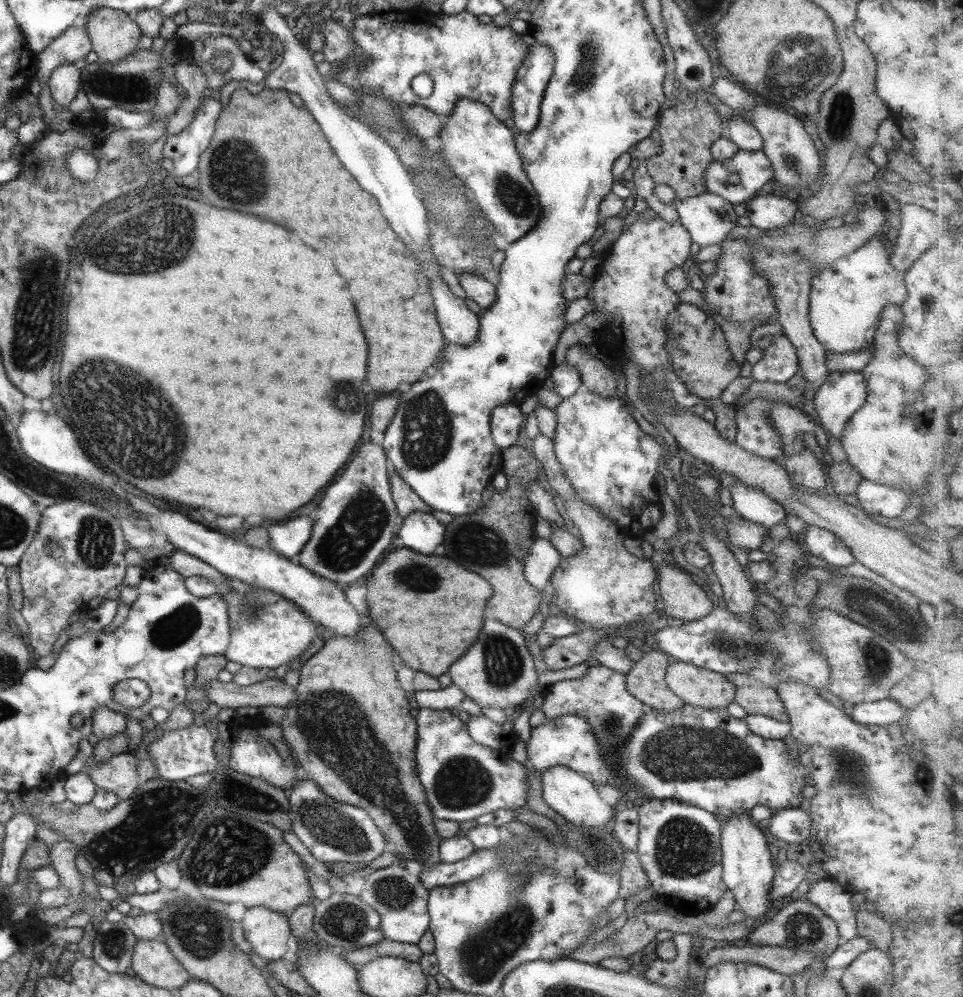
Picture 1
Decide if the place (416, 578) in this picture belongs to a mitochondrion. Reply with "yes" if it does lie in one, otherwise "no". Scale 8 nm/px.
yes

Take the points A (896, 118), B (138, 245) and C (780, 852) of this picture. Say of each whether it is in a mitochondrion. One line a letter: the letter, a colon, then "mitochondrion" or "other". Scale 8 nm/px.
A: other
B: mitochondrion
C: other

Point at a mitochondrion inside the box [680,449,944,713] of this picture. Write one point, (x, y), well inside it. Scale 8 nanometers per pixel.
(859, 601)

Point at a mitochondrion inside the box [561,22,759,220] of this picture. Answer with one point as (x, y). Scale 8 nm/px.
(586, 71)

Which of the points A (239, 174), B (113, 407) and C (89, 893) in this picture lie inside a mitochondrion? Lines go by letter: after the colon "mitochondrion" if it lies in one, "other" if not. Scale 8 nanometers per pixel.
A: mitochondrion
B: mitochondrion
C: other

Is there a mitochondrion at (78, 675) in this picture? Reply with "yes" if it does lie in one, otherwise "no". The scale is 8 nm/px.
no

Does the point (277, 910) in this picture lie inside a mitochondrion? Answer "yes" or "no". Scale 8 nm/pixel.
no

